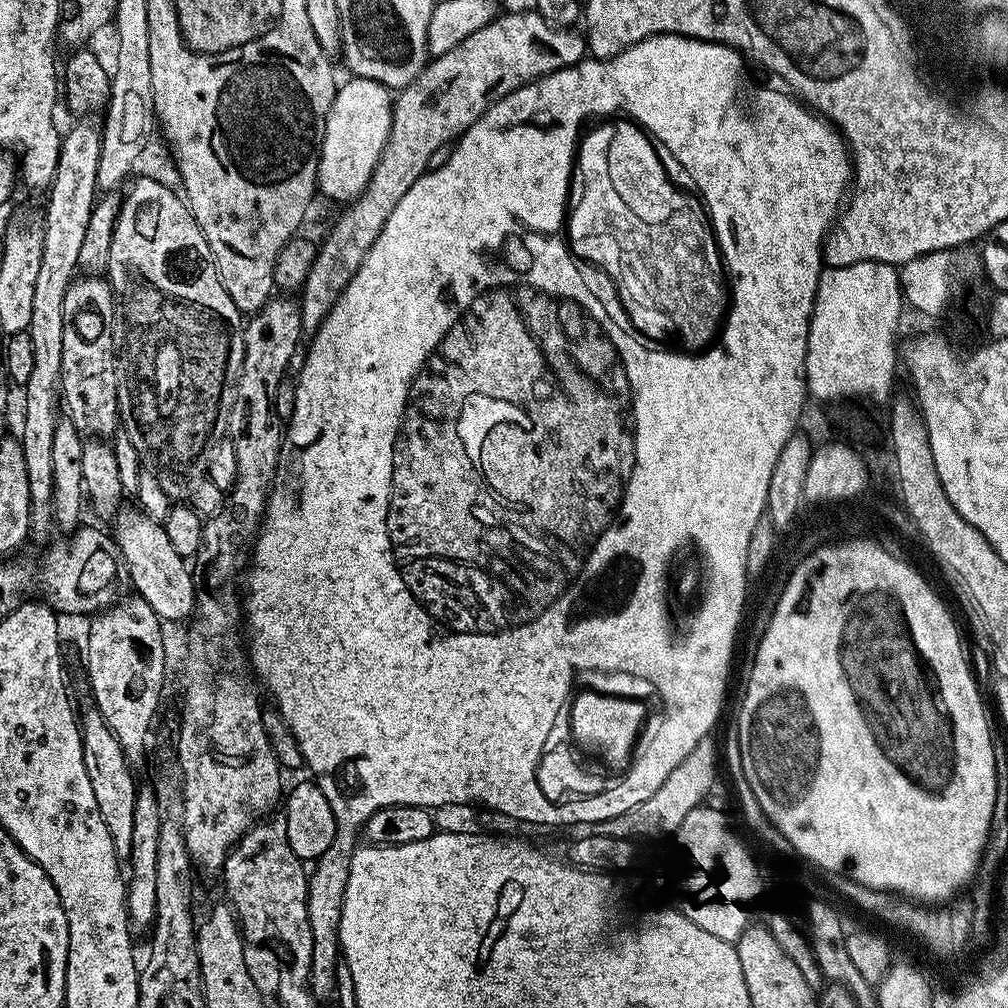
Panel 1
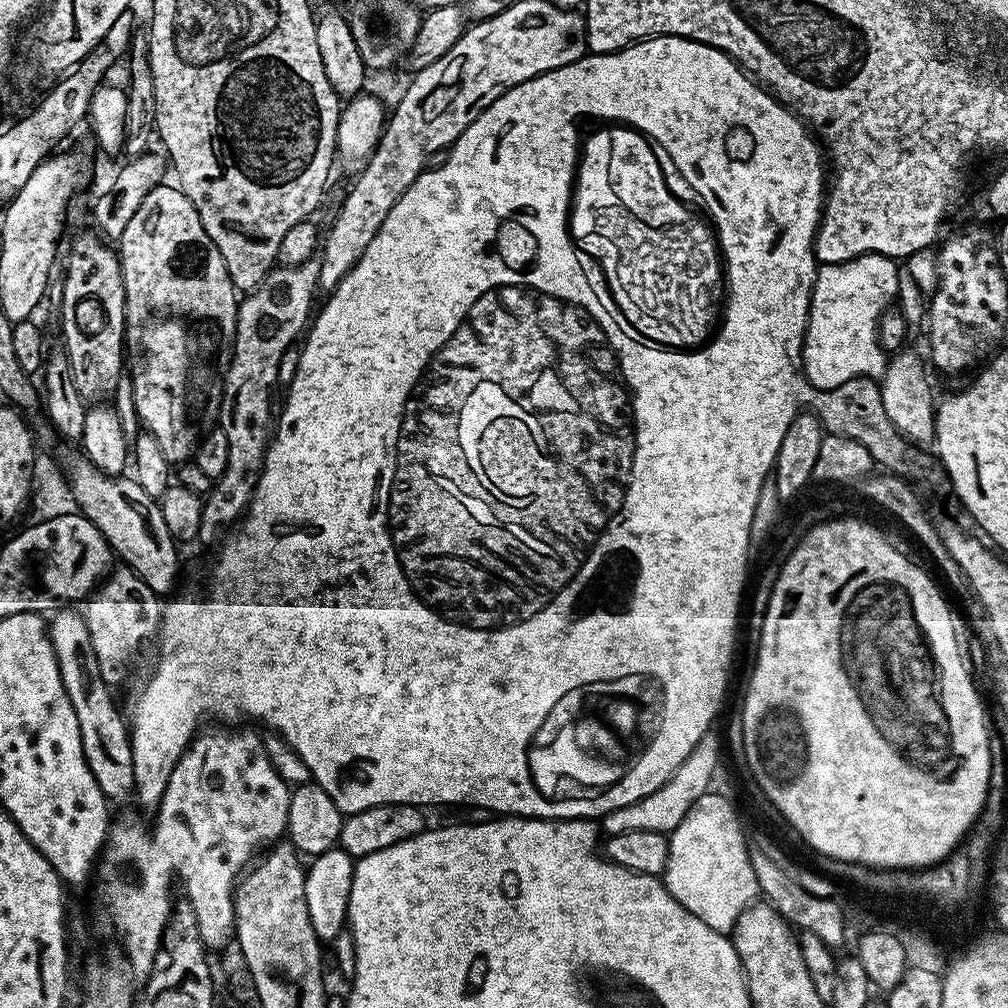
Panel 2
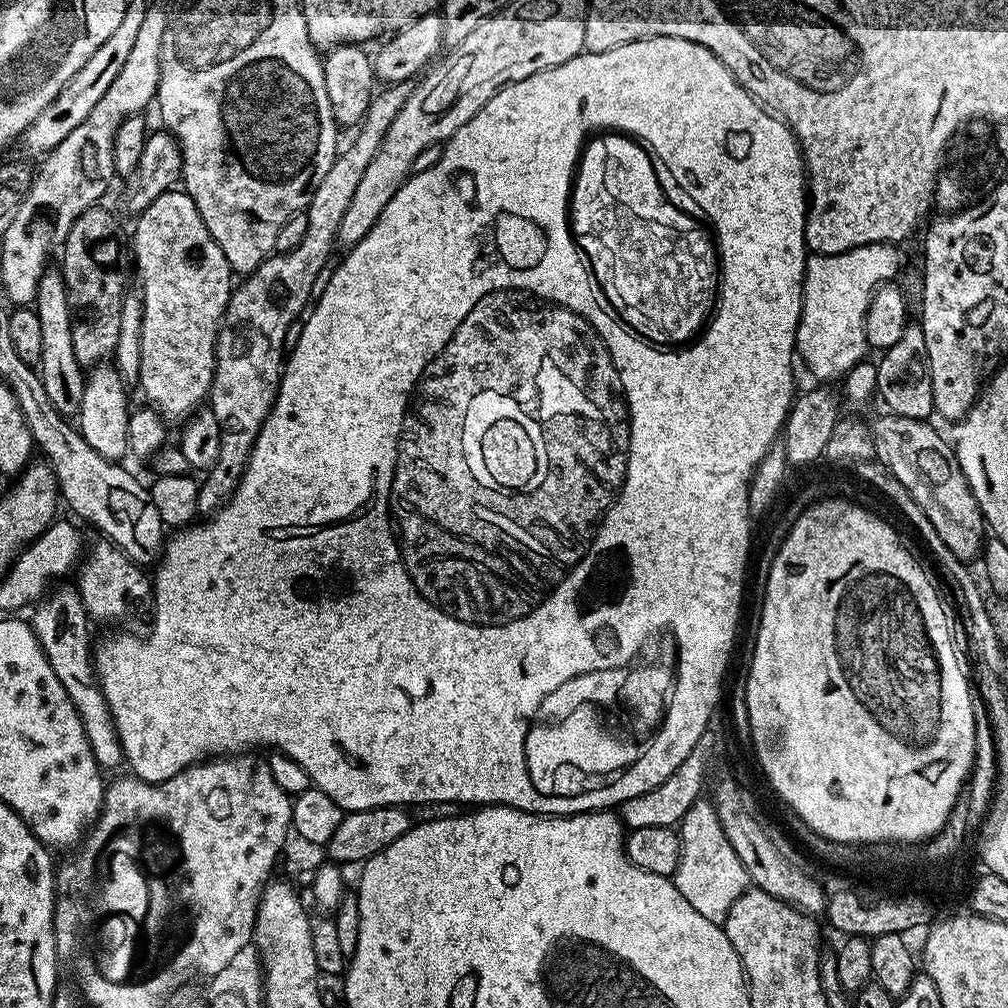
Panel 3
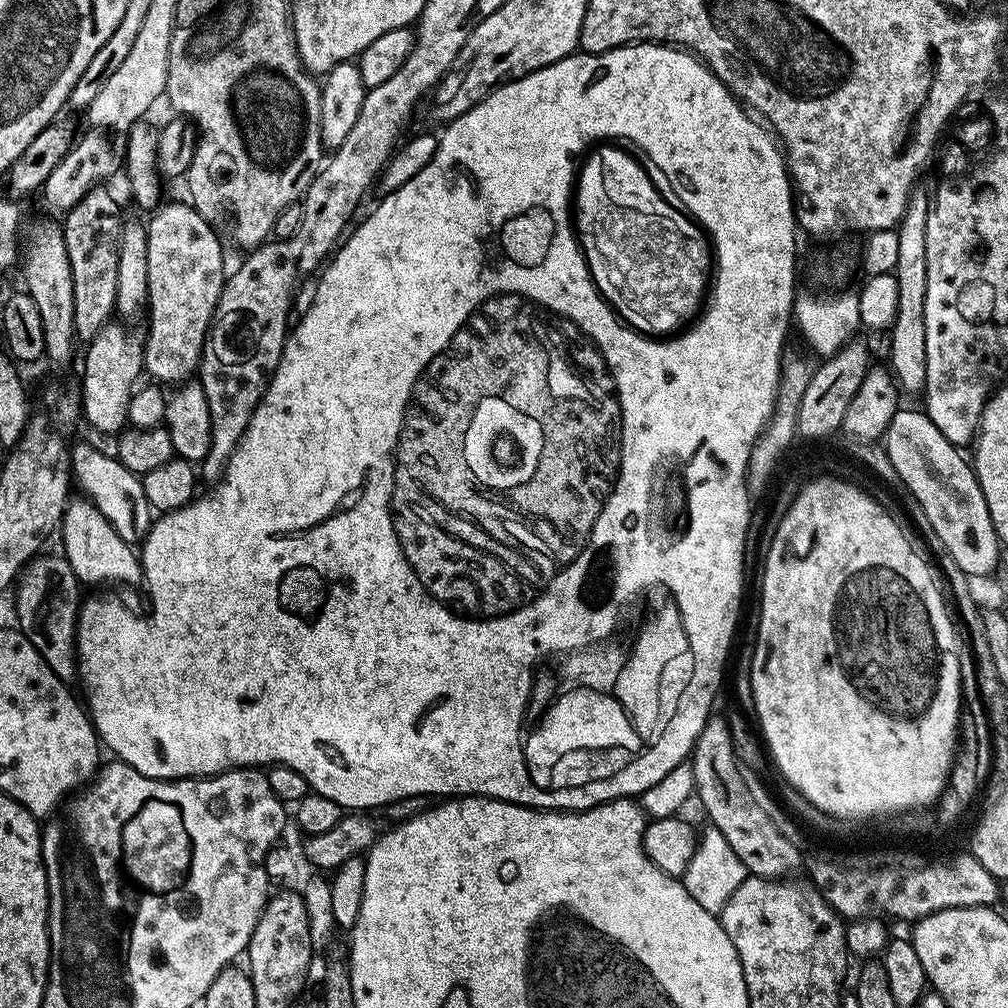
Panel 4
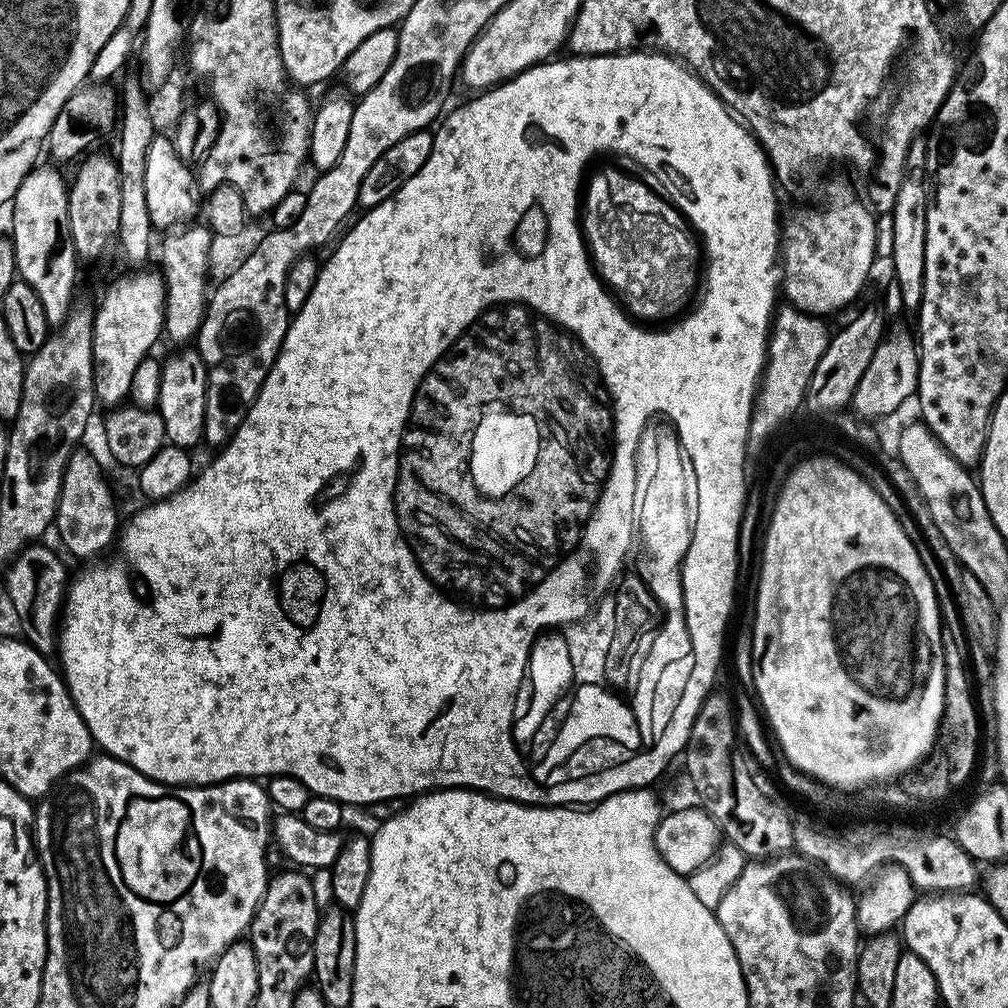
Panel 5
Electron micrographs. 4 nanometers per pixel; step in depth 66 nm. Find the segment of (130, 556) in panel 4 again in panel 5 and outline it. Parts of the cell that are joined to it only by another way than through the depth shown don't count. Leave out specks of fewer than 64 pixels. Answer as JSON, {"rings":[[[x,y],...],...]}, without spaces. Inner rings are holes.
{"rings":[[[83,450],[73,452],[64,471],[64,481],[58,498],[54,525],[54,532],[60,535],[61,542],[68,547],[67,555],[77,556],[80,560],[89,559],[88,561],[103,557],[100,555],[115,540],[117,543],[118,529],[121,524],[122,520],[116,517],[116,500],[112,497],[112,488],[108,485],[108,480],[104,477],[99,462]]]}

